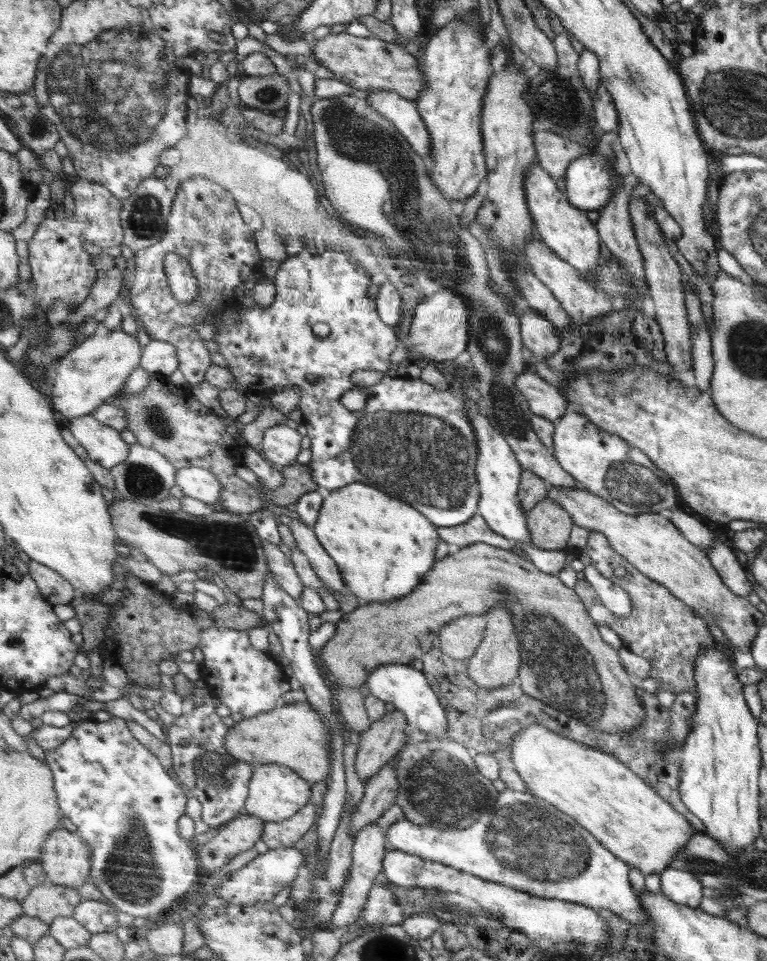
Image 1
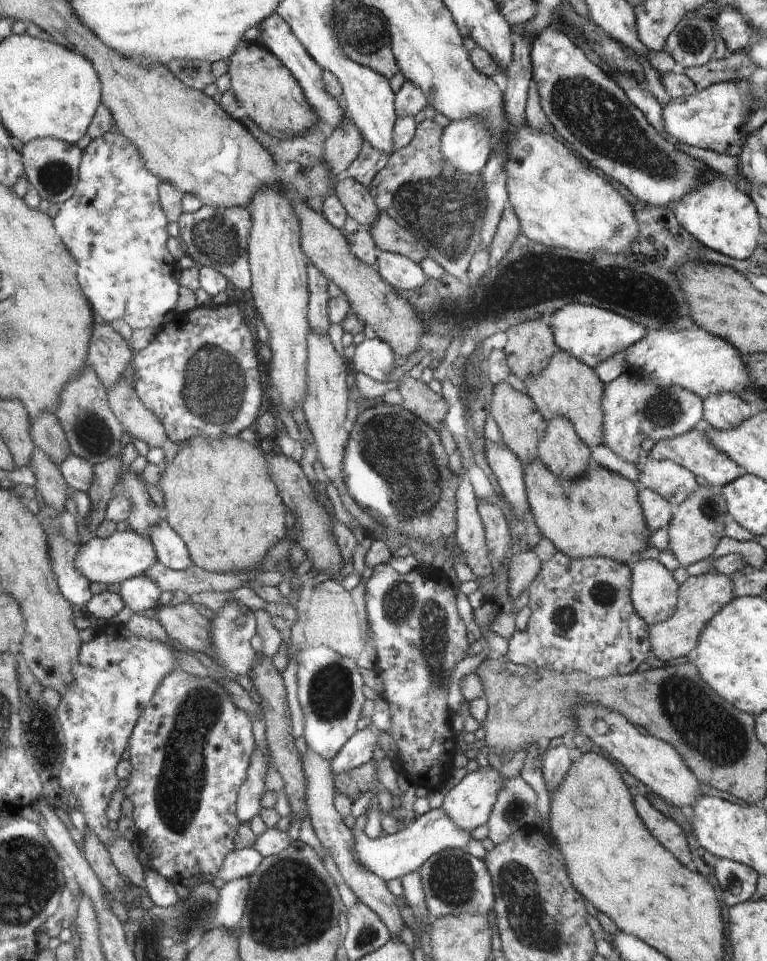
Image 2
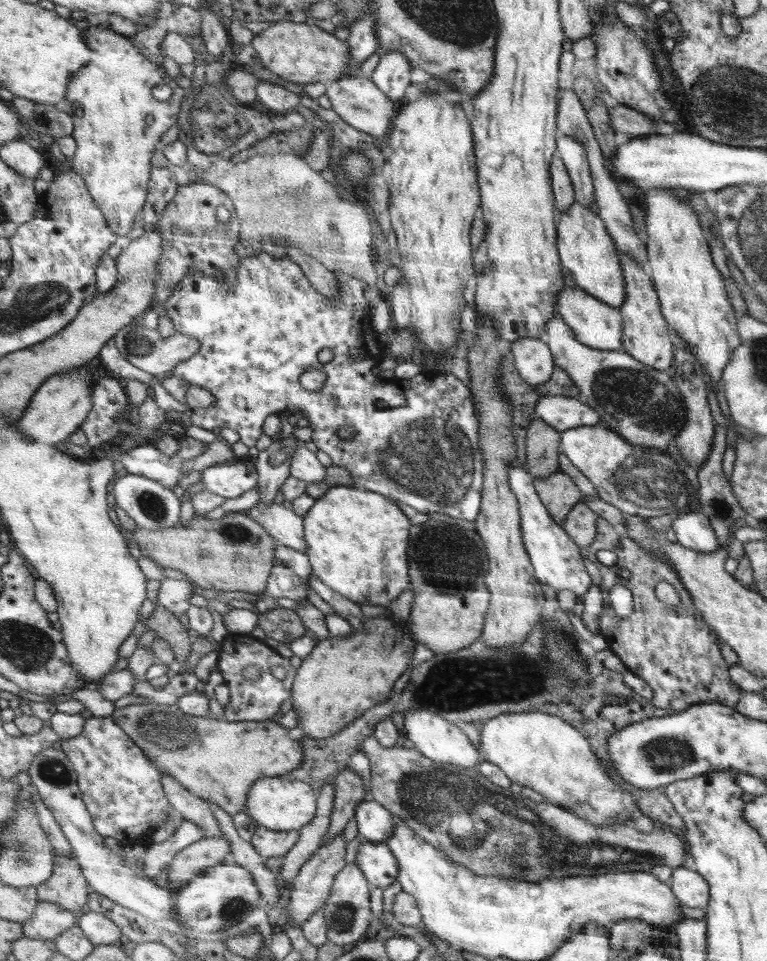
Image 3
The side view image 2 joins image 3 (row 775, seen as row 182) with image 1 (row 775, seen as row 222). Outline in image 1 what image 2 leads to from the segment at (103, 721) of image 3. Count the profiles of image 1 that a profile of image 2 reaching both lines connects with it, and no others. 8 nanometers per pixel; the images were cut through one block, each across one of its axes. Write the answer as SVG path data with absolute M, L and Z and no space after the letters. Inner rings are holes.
M114 717L109 721L100 722L96 720L84 720L77 725L73 735L61 747L47 752L47 762L53 768L56 776L57 791L62 807L62 814L68 817L78 828L79 835L90 844L93 855L92 881L107 897L107 901L113 904L120 912L126 912L138 918L140 922L145 921L154 914L170 914L177 911L183 904L185 894L194 890L198 878L200 878L200 865L198 846L195 840L186 840L181 835L181 818L188 814L188 797L174 777L166 770L165 764L148 748L141 740L138 740L133 729L130 728L129 721L122 717Z

